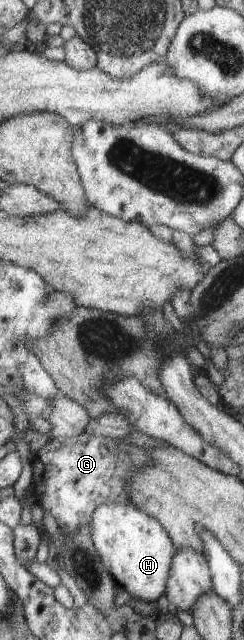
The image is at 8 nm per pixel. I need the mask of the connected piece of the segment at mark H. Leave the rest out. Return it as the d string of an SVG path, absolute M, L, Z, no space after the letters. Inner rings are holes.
M131 501L127 504L109 502L97 508L90 527L100 561L107 568L107 572L113 575L115 582L131 597L156 603L166 594L177 548L164 524L145 514L144 509L137 508Z

